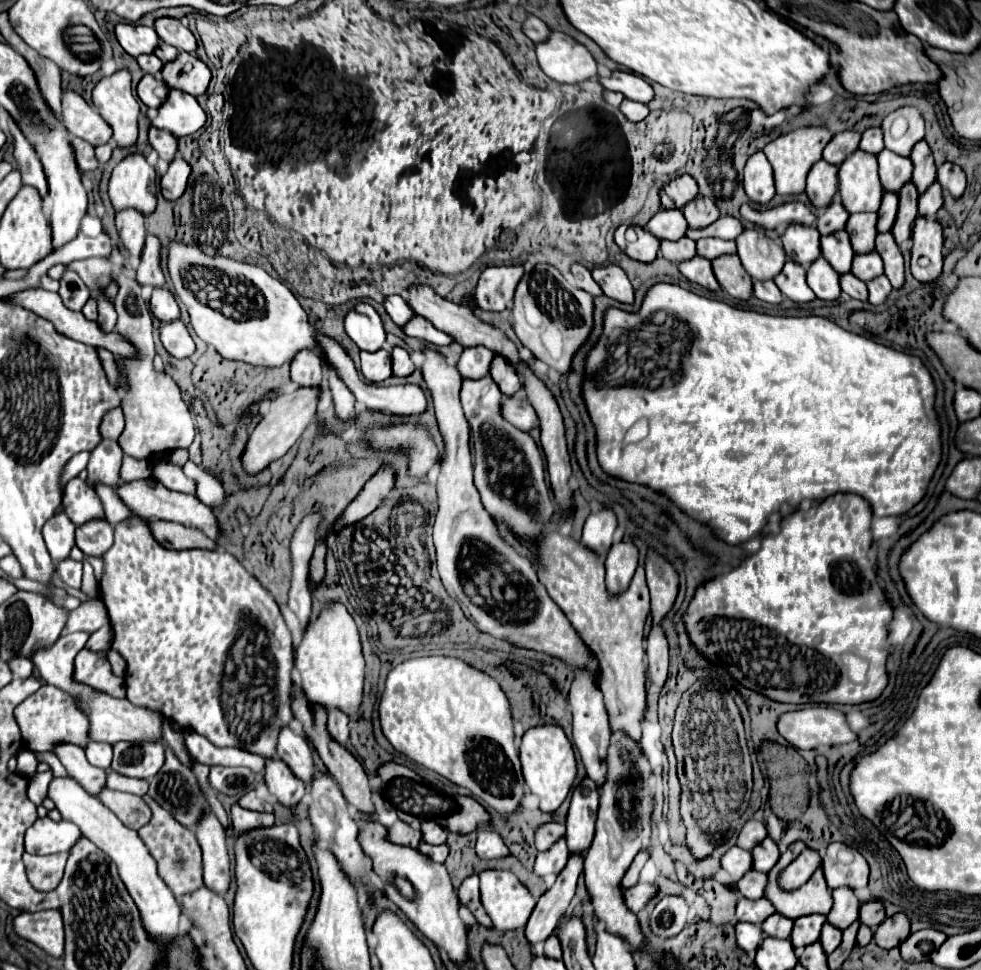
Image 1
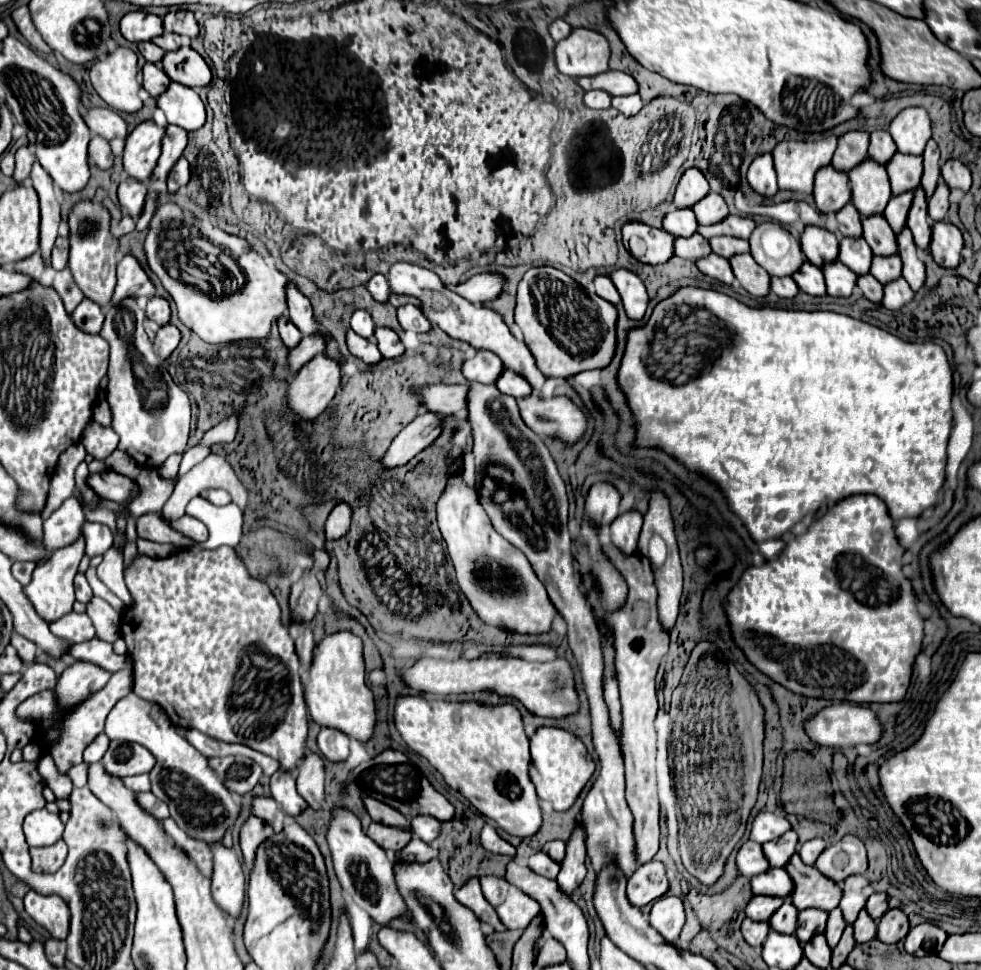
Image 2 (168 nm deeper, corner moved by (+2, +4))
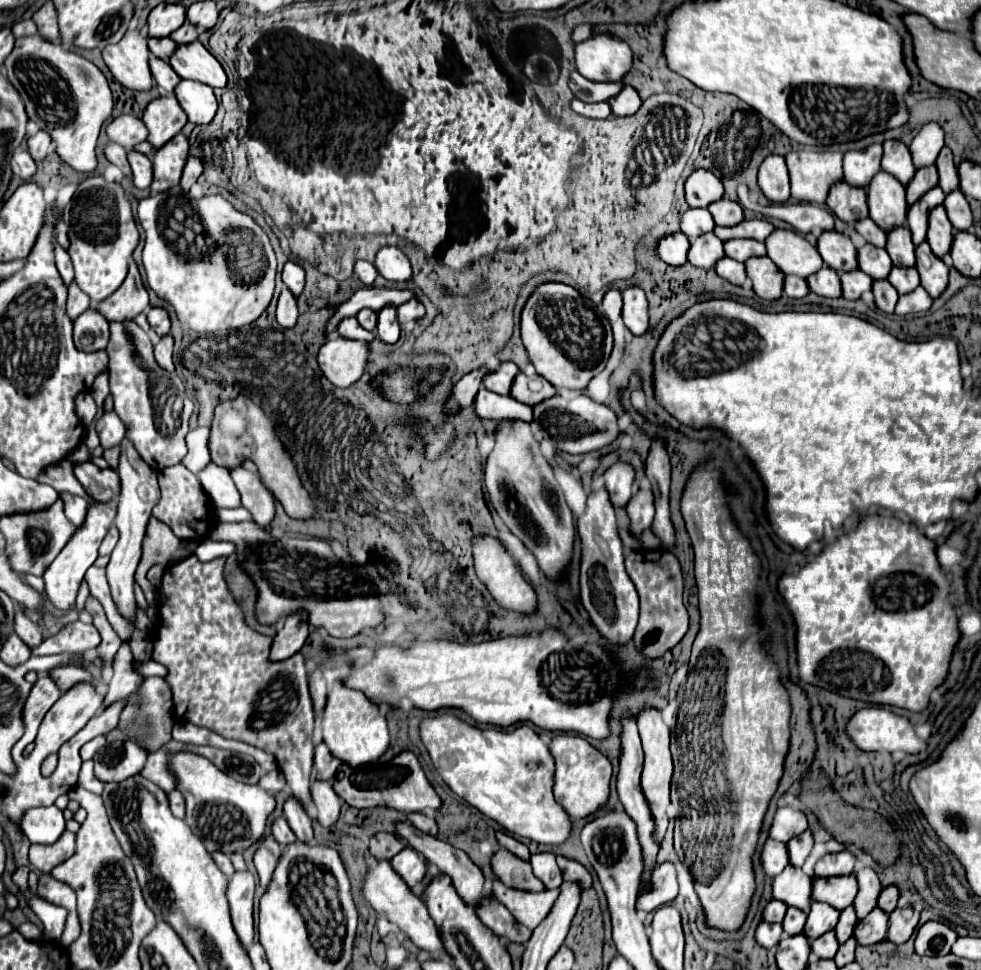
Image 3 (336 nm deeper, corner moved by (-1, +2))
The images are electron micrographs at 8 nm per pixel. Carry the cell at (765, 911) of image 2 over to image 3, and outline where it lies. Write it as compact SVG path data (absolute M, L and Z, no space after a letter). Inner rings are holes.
M772 900L766 908L764 908L764 922L782 922L784 914L786 914L788 906L780 900Z

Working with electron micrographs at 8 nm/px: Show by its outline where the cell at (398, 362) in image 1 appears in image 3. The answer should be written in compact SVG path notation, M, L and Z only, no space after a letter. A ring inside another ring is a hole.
M384 306L384 310L380 310L378 334L388 344L394 344L400 338L400 326L398 326L398 320L396 320L396 306Z

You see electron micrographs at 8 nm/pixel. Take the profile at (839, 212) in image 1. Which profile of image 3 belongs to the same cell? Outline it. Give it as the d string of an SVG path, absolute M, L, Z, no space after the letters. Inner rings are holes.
M864 218L864 220L858 220L856 222L856 230L858 234L862 234L870 244L878 246L878 248L884 248L886 246L886 234L884 230L880 230L876 226L876 222L872 222L870 218Z

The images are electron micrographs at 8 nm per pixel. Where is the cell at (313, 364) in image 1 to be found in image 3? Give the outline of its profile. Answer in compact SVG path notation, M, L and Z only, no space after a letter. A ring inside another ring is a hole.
M284 286L280 298L278 298L278 308L276 308L276 318L282 328L292 328L298 318L298 308L296 308L296 298L294 294Z

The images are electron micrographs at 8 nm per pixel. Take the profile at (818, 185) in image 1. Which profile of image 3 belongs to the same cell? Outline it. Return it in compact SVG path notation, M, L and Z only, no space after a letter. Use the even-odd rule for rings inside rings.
M838 182L830 188L828 208L844 222L858 222L860 216L868 216L868 202L866 202L866 190L848 186L846 182Z

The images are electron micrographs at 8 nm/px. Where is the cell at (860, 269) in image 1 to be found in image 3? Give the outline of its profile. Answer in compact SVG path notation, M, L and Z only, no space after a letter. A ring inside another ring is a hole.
M892 268L888 274L888 282L898 290L898 294L908 294L920 286L918 272L914 268Z

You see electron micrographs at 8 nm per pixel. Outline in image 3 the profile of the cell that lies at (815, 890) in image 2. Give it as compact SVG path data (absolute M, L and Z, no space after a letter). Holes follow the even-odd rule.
M854 874L840 878L814 878L812 898L836 906L836 910L844 910L854 902L856 892L858 892L858 882Z

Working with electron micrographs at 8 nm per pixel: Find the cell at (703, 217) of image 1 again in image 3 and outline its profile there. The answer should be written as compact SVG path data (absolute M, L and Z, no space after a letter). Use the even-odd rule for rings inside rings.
M718 200L710 204L708 210L712 212L712 218L718 226L736 226L740 220L744 220L742 206L732 200Z

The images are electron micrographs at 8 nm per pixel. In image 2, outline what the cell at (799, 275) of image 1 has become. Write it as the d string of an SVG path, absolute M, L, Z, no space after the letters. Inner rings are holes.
M803 262L803 266L793 274L795 284L801 292L811 296L823 296L825 294L825 282L821 276L821 270L809 262Z

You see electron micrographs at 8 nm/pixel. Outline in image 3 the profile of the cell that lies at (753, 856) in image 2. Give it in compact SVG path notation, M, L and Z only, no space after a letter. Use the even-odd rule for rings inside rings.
M768 840L762 852L762 864L764 870L770 878L774 878L776 874L780 874L790 862L788 862L788 846L784 842L776 842L776 840Z

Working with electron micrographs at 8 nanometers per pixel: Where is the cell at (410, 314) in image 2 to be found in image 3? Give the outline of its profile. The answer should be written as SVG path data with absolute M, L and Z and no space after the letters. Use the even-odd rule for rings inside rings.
M412 298L412 302L404 302L398 306L398 320L400 322L408 322L408 320L416 320L424 316L424 304L416 298Z

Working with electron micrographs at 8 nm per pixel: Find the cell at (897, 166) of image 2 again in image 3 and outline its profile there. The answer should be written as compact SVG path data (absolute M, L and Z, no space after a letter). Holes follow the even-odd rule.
M928 166L928 168L920 168L916 172L916 176L912 178L912 182L906 186L906 198L908 202L918 202L928 190L932 190L934 186L938 186L938 174L936 174L936 166Z

